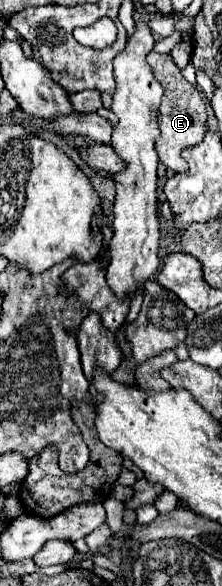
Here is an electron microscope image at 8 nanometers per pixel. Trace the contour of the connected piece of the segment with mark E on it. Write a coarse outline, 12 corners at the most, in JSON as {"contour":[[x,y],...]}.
{"contour":[[148,53],[164,87],[160,161],[182,173],[182,149],[206,133],[206,101],[170,55]]}

